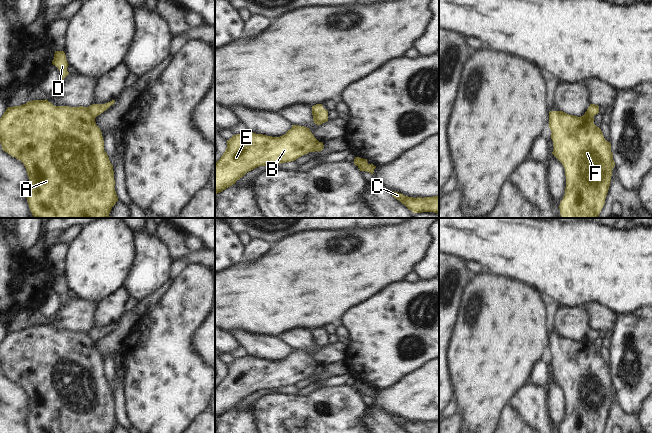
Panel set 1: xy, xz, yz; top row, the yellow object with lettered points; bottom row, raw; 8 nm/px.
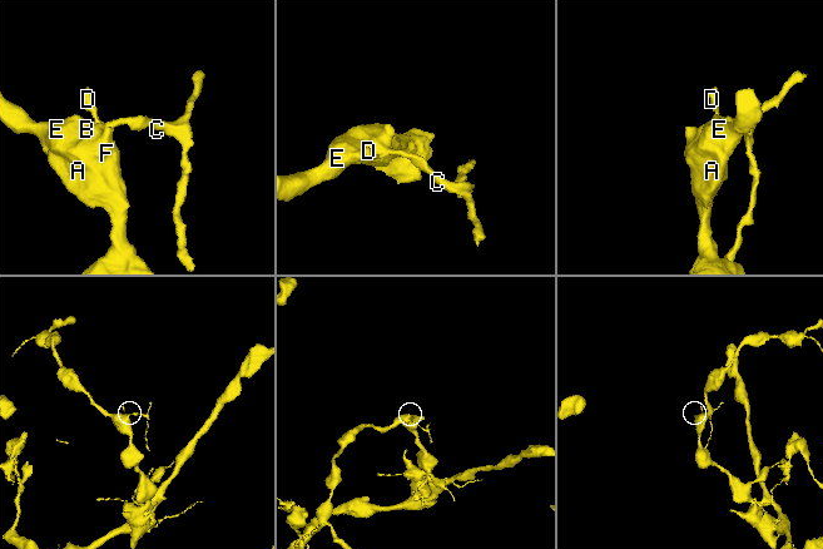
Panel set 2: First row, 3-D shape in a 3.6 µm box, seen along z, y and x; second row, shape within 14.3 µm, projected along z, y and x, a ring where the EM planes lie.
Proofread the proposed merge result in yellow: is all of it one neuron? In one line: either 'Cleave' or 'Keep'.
Cleave

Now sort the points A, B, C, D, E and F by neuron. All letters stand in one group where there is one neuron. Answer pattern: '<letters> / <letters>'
A B E F / C D

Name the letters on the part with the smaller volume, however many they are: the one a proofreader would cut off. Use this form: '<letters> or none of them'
C, D

